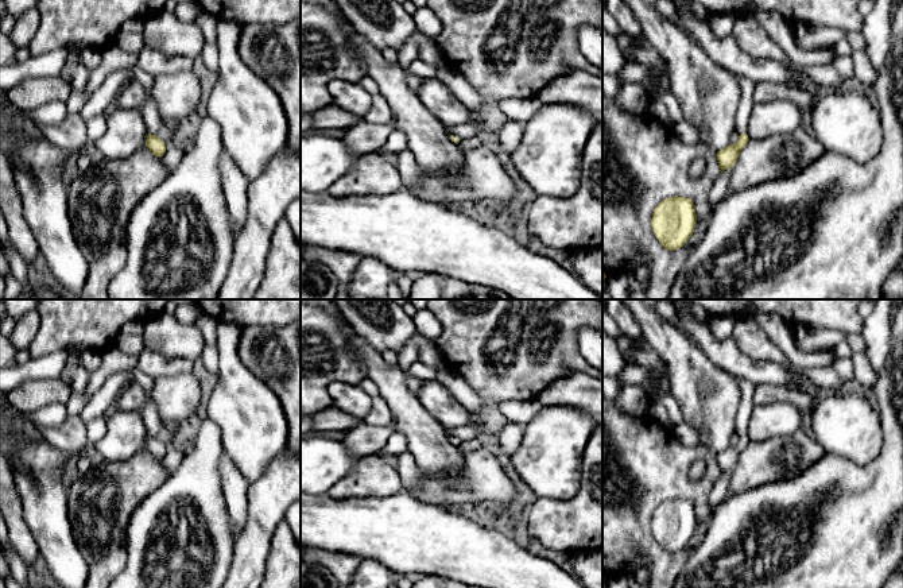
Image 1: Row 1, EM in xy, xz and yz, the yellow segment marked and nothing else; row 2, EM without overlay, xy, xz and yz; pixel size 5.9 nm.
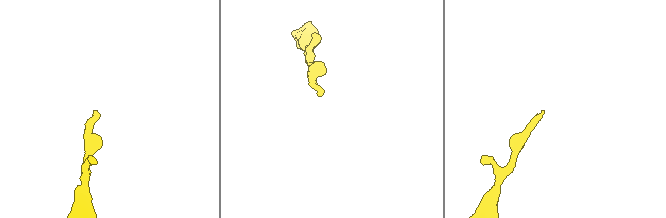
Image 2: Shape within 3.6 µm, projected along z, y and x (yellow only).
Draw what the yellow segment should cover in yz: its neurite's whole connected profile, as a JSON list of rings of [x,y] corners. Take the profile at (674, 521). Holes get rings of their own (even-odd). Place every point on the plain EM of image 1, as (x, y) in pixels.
[[[670,499],[658,506],[651,529],[659,545],[670,553],[683,549],[697,526],[695,507],[686,499]]]

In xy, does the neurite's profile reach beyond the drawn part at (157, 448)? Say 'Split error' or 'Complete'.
Split error

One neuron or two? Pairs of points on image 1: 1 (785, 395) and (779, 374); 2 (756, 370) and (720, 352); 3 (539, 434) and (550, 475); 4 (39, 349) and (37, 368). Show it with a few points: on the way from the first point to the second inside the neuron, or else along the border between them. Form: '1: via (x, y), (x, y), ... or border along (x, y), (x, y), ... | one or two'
1: border along (755, 385), (786, 385), (807, 390) | two
2: via (747, 368), (729, 358) | one
3: via (549, 444), (550, 465) | one
4: border along (64, 349), (31, 359) | two

